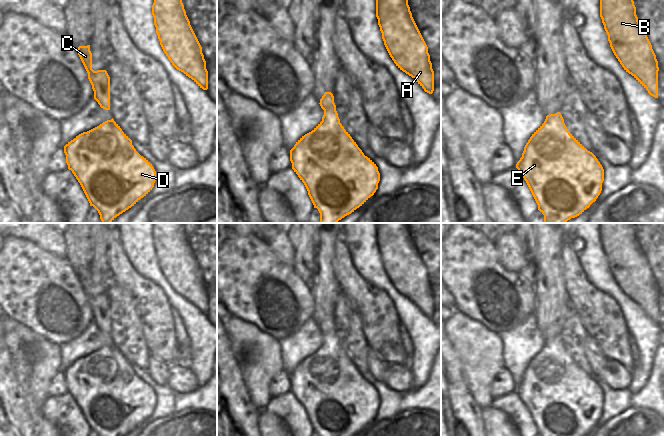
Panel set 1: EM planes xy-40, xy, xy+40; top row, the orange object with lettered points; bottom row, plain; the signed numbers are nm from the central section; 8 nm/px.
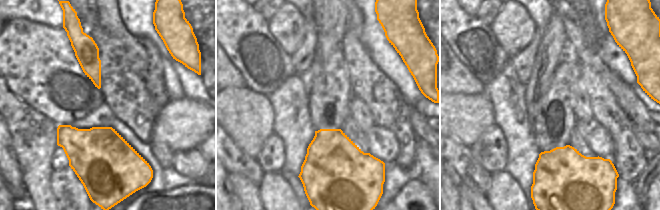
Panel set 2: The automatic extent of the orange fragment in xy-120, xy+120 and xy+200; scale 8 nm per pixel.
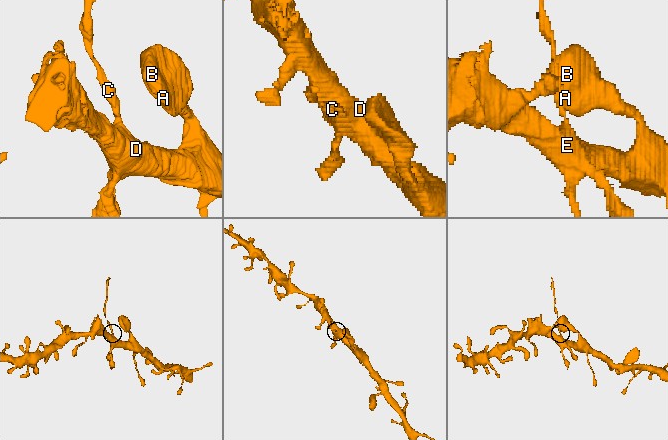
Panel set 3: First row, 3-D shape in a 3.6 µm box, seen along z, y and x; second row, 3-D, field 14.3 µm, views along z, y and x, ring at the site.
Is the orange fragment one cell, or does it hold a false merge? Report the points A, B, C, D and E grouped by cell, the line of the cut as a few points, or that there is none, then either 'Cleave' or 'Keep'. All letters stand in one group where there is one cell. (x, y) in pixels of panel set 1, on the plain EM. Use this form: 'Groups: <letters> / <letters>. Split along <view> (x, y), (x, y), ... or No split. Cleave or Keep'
Groups: A B D E / C. Split along xy (324, 333), (335, 334). Cleave.

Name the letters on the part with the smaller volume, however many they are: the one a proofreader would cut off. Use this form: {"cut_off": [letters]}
{"cut_off": ["C"]}

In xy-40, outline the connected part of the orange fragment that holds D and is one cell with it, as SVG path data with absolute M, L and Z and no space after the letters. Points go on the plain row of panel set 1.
M113 342L76 360L64 370L64 377L68 393L80 407L90 430L98 436L125 436L154 411L154 391L136 375Z

